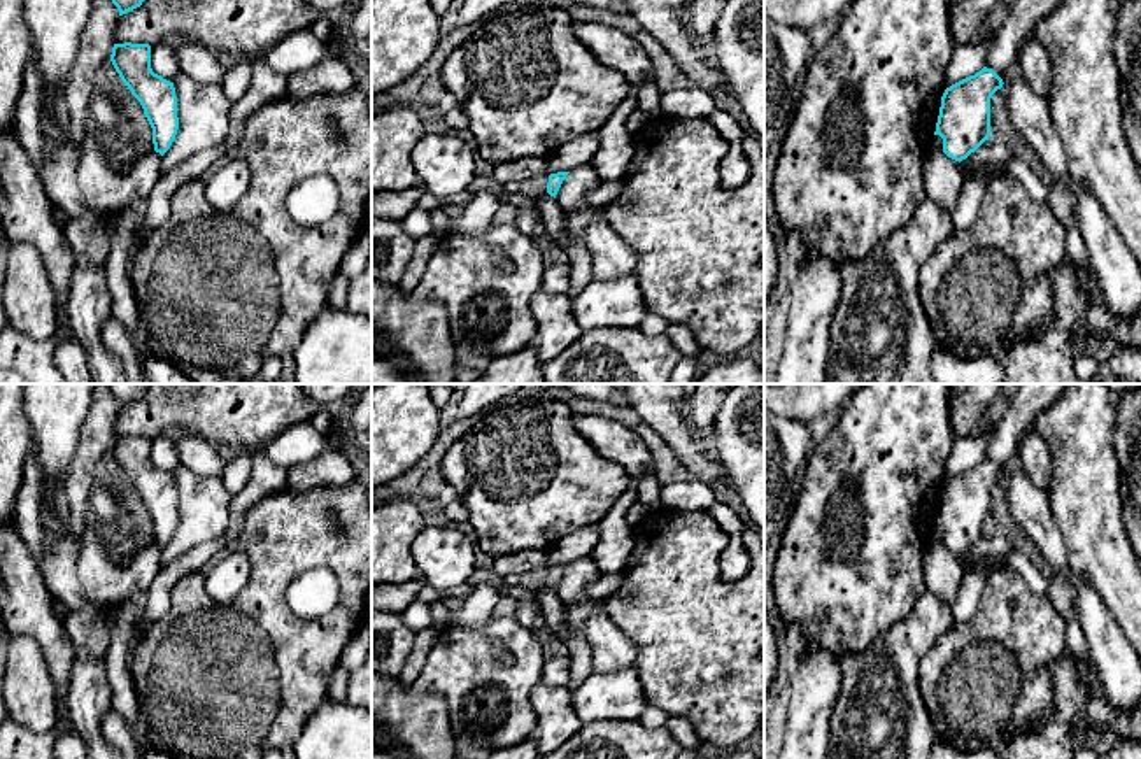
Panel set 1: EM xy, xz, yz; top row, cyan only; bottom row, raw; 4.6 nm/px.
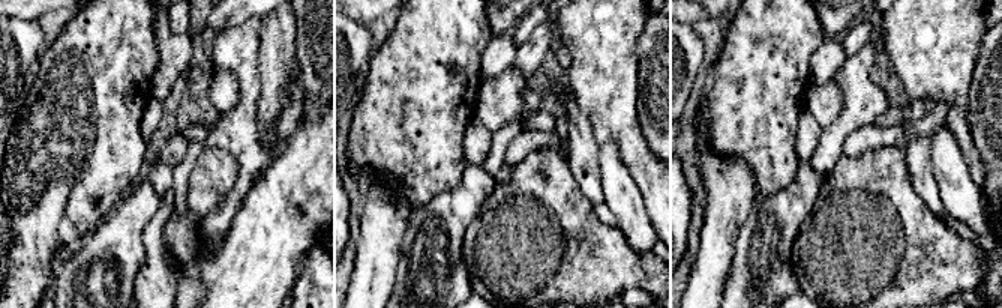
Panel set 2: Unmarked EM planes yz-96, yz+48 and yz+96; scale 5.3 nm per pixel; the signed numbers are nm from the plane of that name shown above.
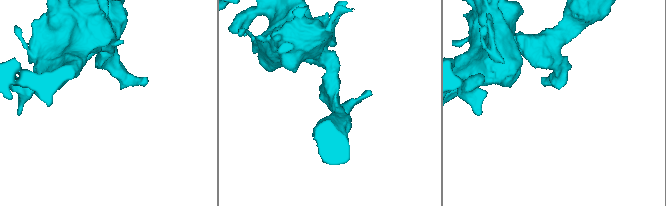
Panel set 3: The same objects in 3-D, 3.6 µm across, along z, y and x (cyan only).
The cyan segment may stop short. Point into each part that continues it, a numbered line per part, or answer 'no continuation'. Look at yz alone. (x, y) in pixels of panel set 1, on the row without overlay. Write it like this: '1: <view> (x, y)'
1: yz (1029, 507)

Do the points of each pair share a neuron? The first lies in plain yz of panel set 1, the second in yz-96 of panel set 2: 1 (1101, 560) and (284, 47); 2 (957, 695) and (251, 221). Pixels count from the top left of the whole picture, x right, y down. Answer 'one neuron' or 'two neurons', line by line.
1: one neuron
2: two neurons

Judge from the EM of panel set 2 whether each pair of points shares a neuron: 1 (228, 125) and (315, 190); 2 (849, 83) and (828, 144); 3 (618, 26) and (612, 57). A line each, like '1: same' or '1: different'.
1: different
2: same
3: same

